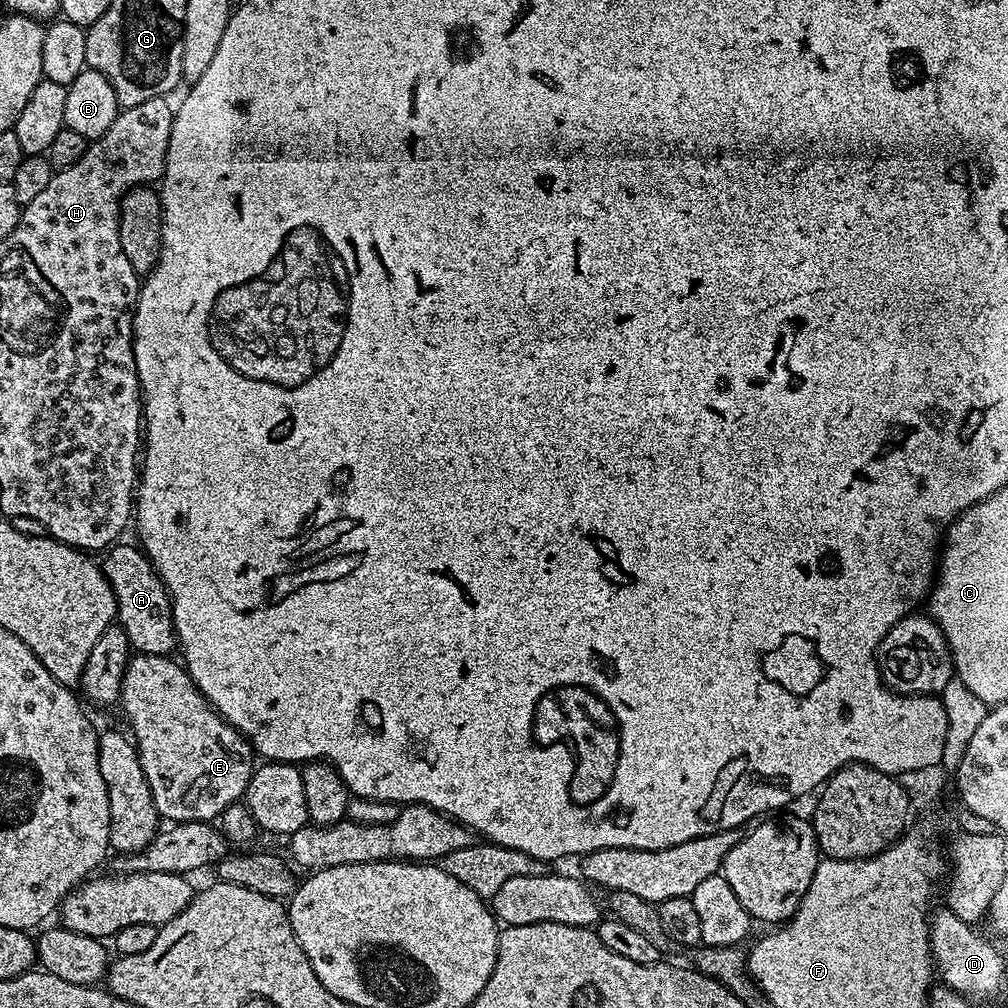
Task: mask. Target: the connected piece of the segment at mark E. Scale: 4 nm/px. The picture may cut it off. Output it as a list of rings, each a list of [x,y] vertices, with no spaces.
[[[145,652],[133,655],[122,678],[118,704],[124,707],[127,727],[136,749],[140,751],[142,770],[146,774],[146,782],[150,782],[157,816],[172,824],[185,824],[191,820],[212,822],[220,817],[226,806],[237,803],[243,797],[254,771],[254,749],[246,737],[228,724],[197,690],[183,663],[176,661],[175,664],[172,659],[171,655]]]

